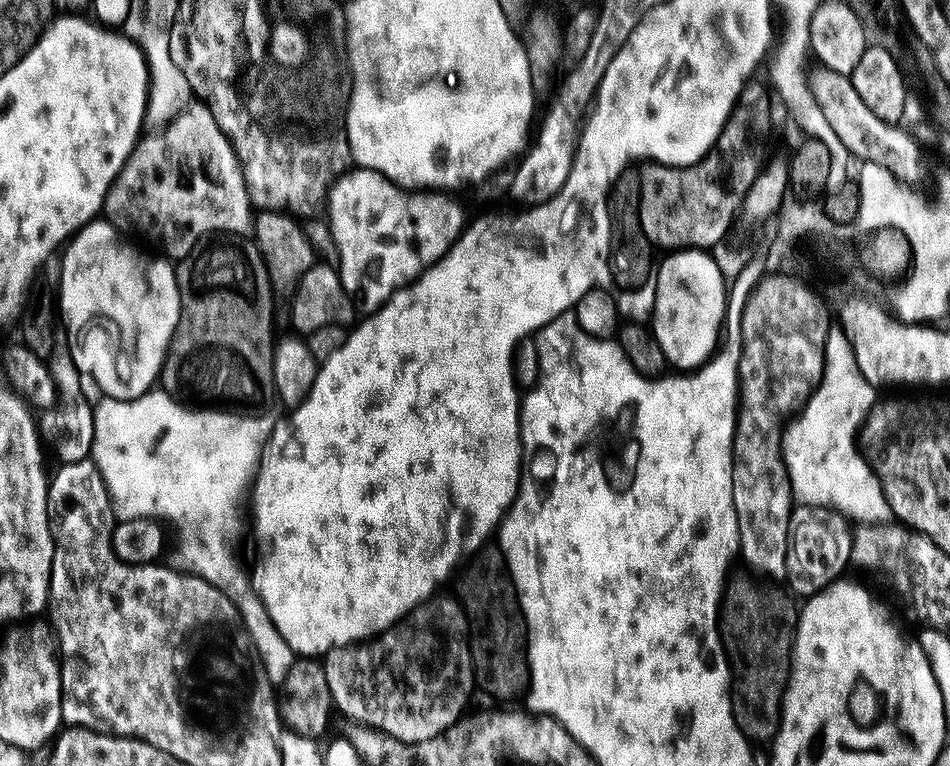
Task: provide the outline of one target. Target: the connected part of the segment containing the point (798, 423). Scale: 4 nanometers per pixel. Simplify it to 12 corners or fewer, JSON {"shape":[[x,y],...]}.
{"shape":[[827,345],[824,379],[783,429],[797,505],[892,508],[858,443],[873,385]]}

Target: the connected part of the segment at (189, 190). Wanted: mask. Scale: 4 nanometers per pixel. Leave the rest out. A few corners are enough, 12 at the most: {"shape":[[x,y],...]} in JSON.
{"shape":[[207,103],[137,143],[102,212],[191,257],[253,227]]}

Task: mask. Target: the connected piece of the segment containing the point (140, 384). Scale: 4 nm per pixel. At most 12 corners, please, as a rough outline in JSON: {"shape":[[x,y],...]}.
{"shape":[[95,219],[59,257],[71,357],[153,391],[180,324],[171,259]]}

